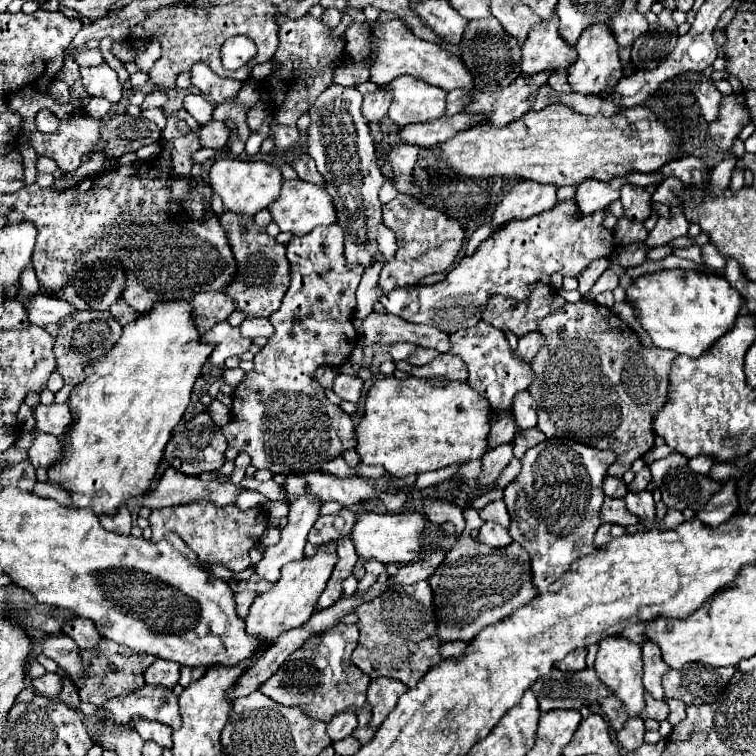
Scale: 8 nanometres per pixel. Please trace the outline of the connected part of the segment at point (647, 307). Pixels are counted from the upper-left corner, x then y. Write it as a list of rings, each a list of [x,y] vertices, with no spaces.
[[[659,271],[637,277],[627,291],[635,305],[635,317],[653,339],[655,347],[673,349],[691,359],[701,357],[733,325],[745,305],[745,299],[725,281],[723,275],[699,271]]]

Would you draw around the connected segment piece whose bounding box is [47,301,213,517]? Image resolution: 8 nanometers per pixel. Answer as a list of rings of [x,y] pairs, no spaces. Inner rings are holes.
[[[163,301],[147,315],[127,323],[117,345],[103,359],[87,367],[85,381],[81,381],[69,397],[73,423],[67,427],[63,439],[63,455],[47,469],[49,479],[57,481],[59,489],[69,493],[71,507],[91,507],[97,517],[115,515],[121,505],[137,501],[147,493],[171,431],[181,421],[191,399],[193,383],[211,351],[213,349],[203,345],[197,337],[191,305],[185,301]]]

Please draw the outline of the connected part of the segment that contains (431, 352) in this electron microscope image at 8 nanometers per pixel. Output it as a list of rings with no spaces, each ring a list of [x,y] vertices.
[[[419,347],[411,357],[409,357],[409,363],[411,365],[427,365],[431,363],[435,357],[439,357],[439,353],[435,349],[423,349]]]

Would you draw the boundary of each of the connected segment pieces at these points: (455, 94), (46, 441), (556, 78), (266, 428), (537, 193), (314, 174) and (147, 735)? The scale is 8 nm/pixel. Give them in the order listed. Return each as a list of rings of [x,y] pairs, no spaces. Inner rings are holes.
[[[455,89],[447,94],[445,116],[452,116],[460,113],[465,108],[465,105],[473,99],[473,91],[463,91]]]
[[[31,429],[29,431],[33,435],[33,445],[27,451],[29,461],[35,465],[37,471],[37,479],[39,481],[49,481],[45,475],[45,469],[49,465],[49,461],[53,457],[57,457],[57,453],[61,453],[61,441],[49,433],[43,433],[39,429]]]
[[[555,71],[555,73],[551,73],[551,77],[549,77],[549,85],[557,91],[557,93],[565,93],[565,91],[571,91],[571,85],[569,85],[569,81],[567,81],[567,71]]]
[[[339,225],[317,227],[305,237],[293,237],[287,245],[291,285],[281,307],[269,317],[275,333],[253,357],[253,371],[235,387],[231,421],[221,427],[229,447],[249,453],[255,469],[303,475],[321,471],[327,461],[355,449],[351,417],[337,409],[313,379],[319,365],[338,367],[357,345],[351,309],[363,269],[347,269],[341,251],[343,229]],[[331,271],[333,281],[325,281]]]
[[[523,179],[497,205],[493,213],[493,227],[499,229],[509,219],[525,219],[541,211],[549,211],[555,203],[557,203],[555,185],[541,185]]]
[[[301,155],[299,159],[295,159],[293,169],[297,171],[299,179],[305,179],[305,181],[315,183],[315,185],[321,185],[321,187],[325,189],[325,181],[323,181],[323,177],[319,175],[319,171],[315,169],[315,161],[313,161],[309,155]]]
[[[133,717],[133,727],[137,729],[137,733],[147,741],[155,741],[159,743],[161,747],[171,747],[171,733],[173,729],[169,729],[169,725],[163,725],[163,723],[157,723],[157,721],[147,721],[143,717]]]

